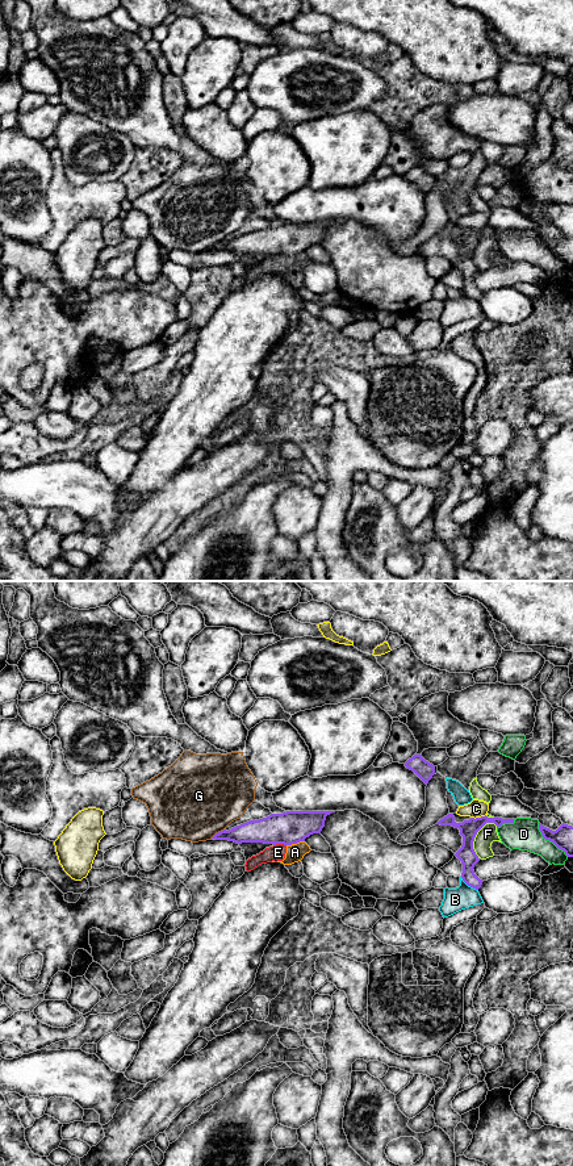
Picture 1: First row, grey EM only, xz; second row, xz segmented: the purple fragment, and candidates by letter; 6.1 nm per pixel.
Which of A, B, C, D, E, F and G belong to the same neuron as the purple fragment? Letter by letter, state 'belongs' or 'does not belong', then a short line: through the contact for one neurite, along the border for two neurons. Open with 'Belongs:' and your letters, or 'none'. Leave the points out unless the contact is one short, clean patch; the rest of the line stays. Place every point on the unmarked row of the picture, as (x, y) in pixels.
Belongs: none
A: does not belong; line xz (304, 251), (287, 256)
B: does not belong
C: does not belong
D: does not belong
E: does not belong; line xz (285, 255), (274, 256)
F: does not belong
G: does not belong

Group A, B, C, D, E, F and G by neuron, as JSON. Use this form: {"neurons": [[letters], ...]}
{"neurons": [["A", "E"], ["B"], ["C"], ["D"], ["F"], ["G"]]}

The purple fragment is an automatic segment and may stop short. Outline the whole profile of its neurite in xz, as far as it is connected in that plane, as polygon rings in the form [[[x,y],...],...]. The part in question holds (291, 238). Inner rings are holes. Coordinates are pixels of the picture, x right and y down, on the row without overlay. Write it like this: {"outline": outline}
{"outline": [[[286,222],[250,231],[229,242],[223,241],[212,250],[237,255],[264,254],[292,256],[305,252],[313,245],[321,245],[326,227],[335,222]]]}

